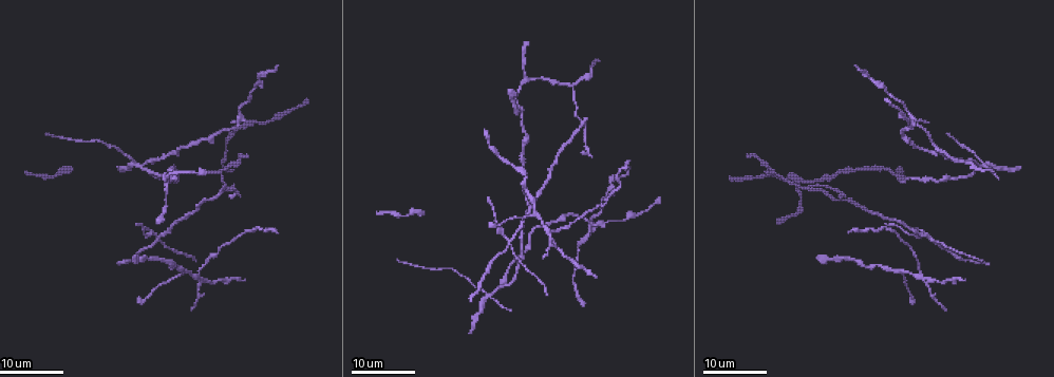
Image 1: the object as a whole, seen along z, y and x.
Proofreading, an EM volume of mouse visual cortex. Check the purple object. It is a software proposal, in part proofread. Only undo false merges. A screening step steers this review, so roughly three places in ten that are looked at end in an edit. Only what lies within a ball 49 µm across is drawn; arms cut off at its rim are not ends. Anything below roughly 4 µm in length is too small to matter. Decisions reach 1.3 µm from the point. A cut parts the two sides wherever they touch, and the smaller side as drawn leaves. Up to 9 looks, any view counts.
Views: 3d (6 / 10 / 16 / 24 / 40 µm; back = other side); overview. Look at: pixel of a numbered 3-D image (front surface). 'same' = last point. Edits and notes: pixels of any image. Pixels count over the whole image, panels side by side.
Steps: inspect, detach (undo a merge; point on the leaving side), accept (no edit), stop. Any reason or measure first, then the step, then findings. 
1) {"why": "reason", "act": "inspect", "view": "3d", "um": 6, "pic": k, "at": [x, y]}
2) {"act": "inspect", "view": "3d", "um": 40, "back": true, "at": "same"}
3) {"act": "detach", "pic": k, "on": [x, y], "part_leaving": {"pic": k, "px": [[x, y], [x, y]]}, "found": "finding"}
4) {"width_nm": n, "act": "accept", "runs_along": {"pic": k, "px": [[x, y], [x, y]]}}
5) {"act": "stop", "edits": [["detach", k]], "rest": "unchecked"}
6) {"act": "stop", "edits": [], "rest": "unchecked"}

{"why": "branch point", "act": "inspect", "view": "3d", "um": 16, "pic": 1, "at": [928, 236]}

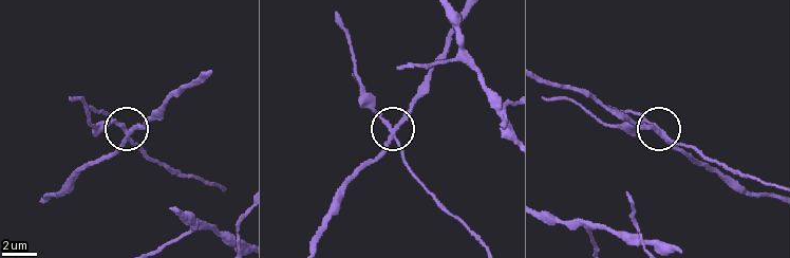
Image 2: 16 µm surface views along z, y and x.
{"act": "inspect", "view": "3d", "um": 6, "pic": 2, "at": [391, 128]}

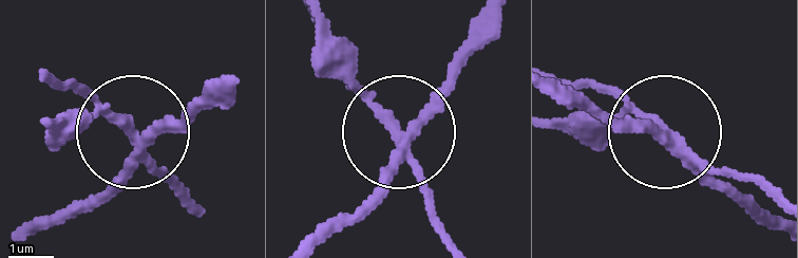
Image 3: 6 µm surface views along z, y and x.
{"act": "accept", "runs_along": {"pic": 3, "px": [[227, 81], [204, 105], [132, 134], [101, 112], [63, 112]]}, "found": "one cell here"}

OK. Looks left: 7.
{"why": "thick turns thin", "act": "inspect", "view": "3d", "um": 16, "pic": 1, "at": [792, 179]}

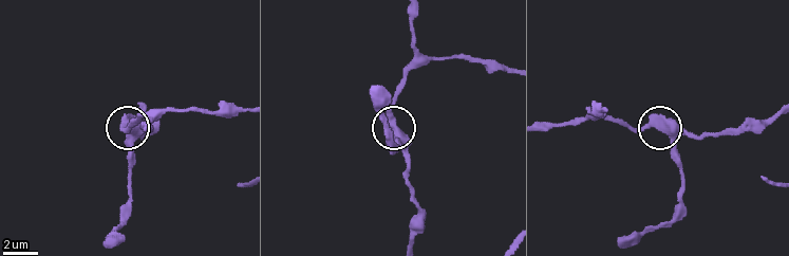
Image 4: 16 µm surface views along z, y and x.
{"act": "inspect", "view": "3d", "um": 10, "pic": 4, "at": [394, 126]}

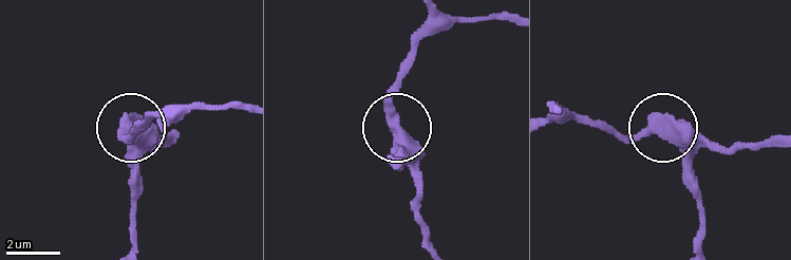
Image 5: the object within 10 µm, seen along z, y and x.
{"act": "accept", "runs_along": {"pic": 5, "px": [[693, 145], [654, 124], [627, 137], [602, 131]]}, "found": "all the same cell"}

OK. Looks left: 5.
{"why": "a fork", "act": "inspect", "view": "3d", "um": 24, "pic": 1, "at": [771, 169]}

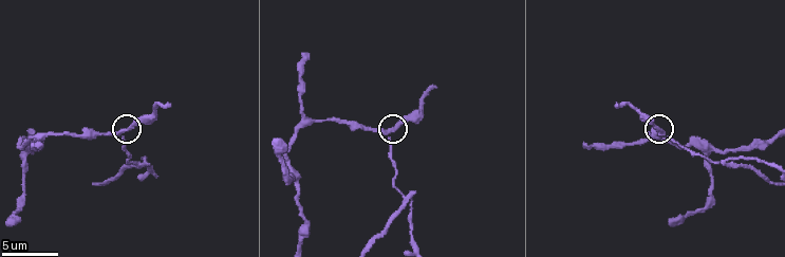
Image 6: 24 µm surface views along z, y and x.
{"act": "inspect", "view": "3d", "um": 6, "pic": 6, "at": [387, 130]}

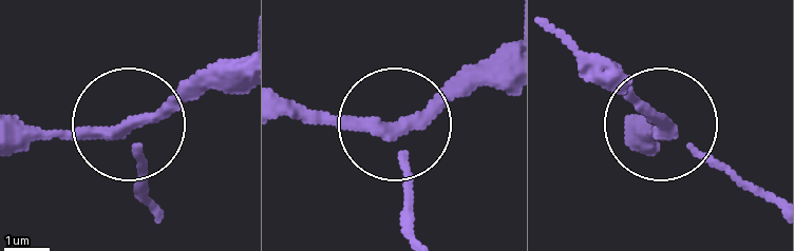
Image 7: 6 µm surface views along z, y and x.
{"act": "accept", "runs_along": {"pic": 7, "px": [[279, 96], [403, 126], [468, 73]]}, "found": "one cell here"}

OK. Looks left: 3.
{"why": "looks like a crossing", "act": "inspect", "view": "3d", "um": 6, "pic": 6, "at": [732, 166]}

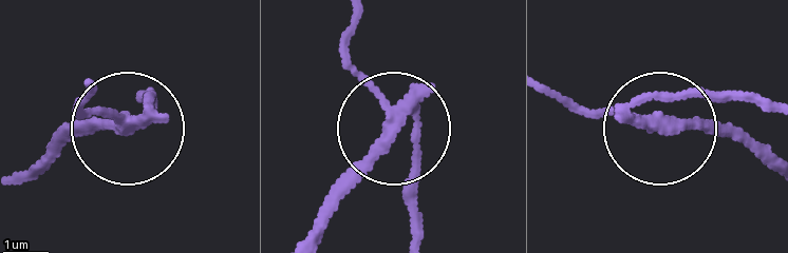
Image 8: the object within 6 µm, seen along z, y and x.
{"act": "inspect", "view": "3d", "um": 6, "back": true, "pic": 8, "at": [124, 118]}

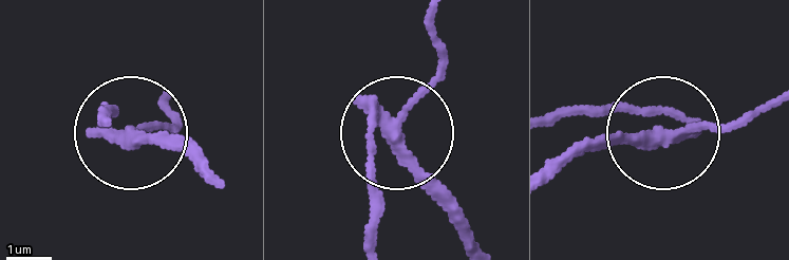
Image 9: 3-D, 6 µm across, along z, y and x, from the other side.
{"act": "accept", "runs_along": {"pic": 9, "px": [[435, 24], [432, 81], [368, 172], [368, 248]]}, "found": "one cell here"}

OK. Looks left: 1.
{"act": "stop", "edits": [], "rest": "unchecked"}

